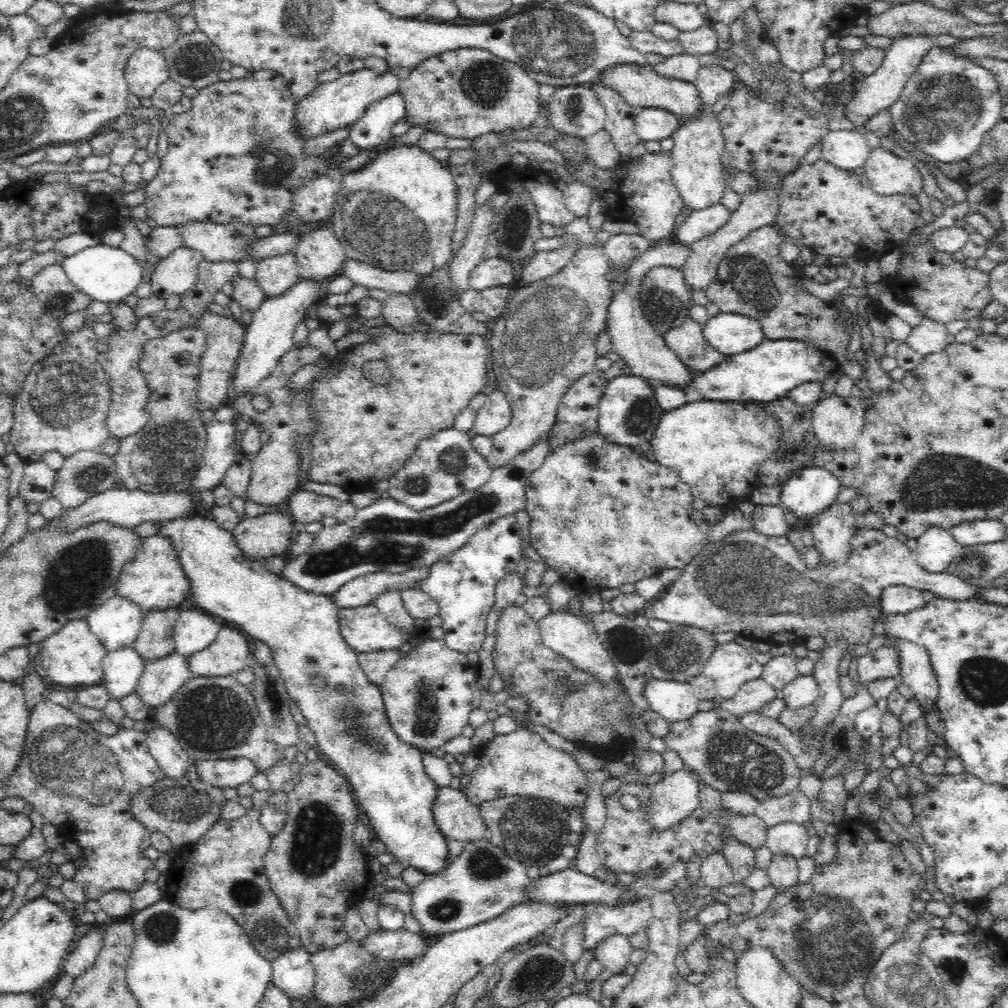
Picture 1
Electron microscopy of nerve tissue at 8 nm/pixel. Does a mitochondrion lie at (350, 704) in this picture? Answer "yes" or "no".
yes

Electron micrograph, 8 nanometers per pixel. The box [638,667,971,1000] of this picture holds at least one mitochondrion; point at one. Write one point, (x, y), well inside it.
(830, 942)

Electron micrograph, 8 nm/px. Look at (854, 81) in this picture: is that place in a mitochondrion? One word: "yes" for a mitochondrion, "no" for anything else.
no

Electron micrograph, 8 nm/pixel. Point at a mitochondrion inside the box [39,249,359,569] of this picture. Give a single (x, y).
(163, 456)

